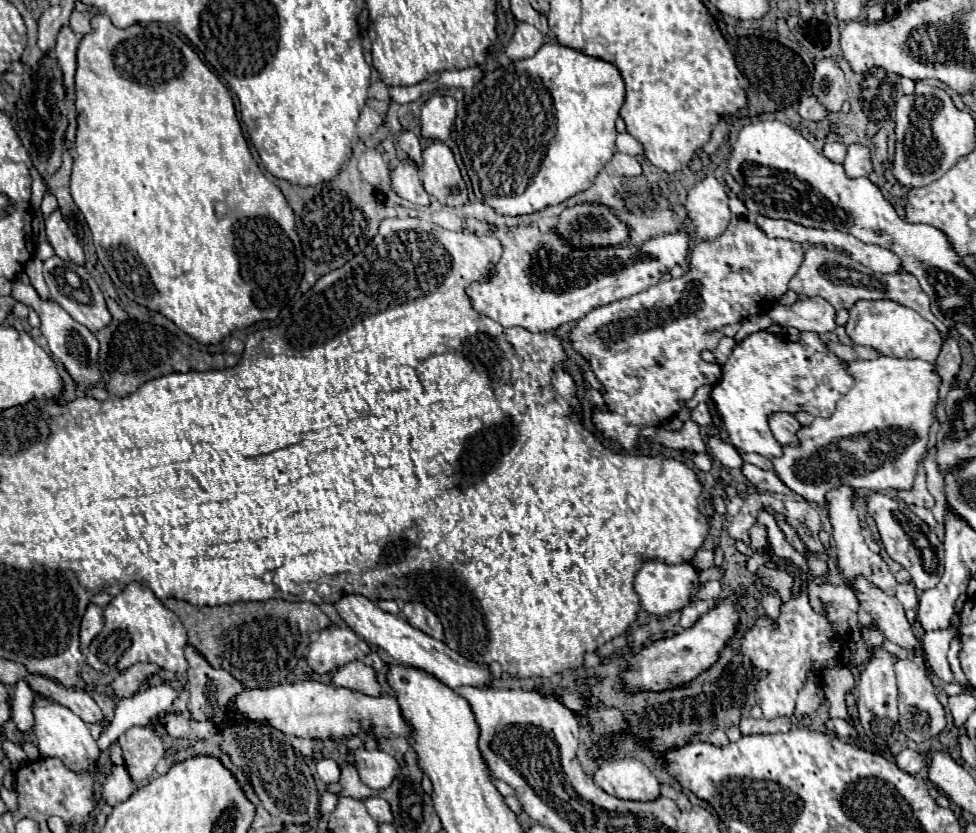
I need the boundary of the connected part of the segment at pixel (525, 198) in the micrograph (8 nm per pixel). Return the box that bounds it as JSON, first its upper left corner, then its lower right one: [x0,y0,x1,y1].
[457,42,625,216]

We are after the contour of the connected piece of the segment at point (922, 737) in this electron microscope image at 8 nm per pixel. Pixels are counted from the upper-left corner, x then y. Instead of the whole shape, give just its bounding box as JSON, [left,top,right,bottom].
[895,660,945,742]

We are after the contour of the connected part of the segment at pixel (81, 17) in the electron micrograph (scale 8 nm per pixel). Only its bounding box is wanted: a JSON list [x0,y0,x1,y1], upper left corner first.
[71,12,91,34]

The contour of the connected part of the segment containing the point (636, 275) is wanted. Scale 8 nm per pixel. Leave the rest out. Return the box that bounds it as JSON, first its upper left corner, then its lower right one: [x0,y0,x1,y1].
[467,226,689,332]

